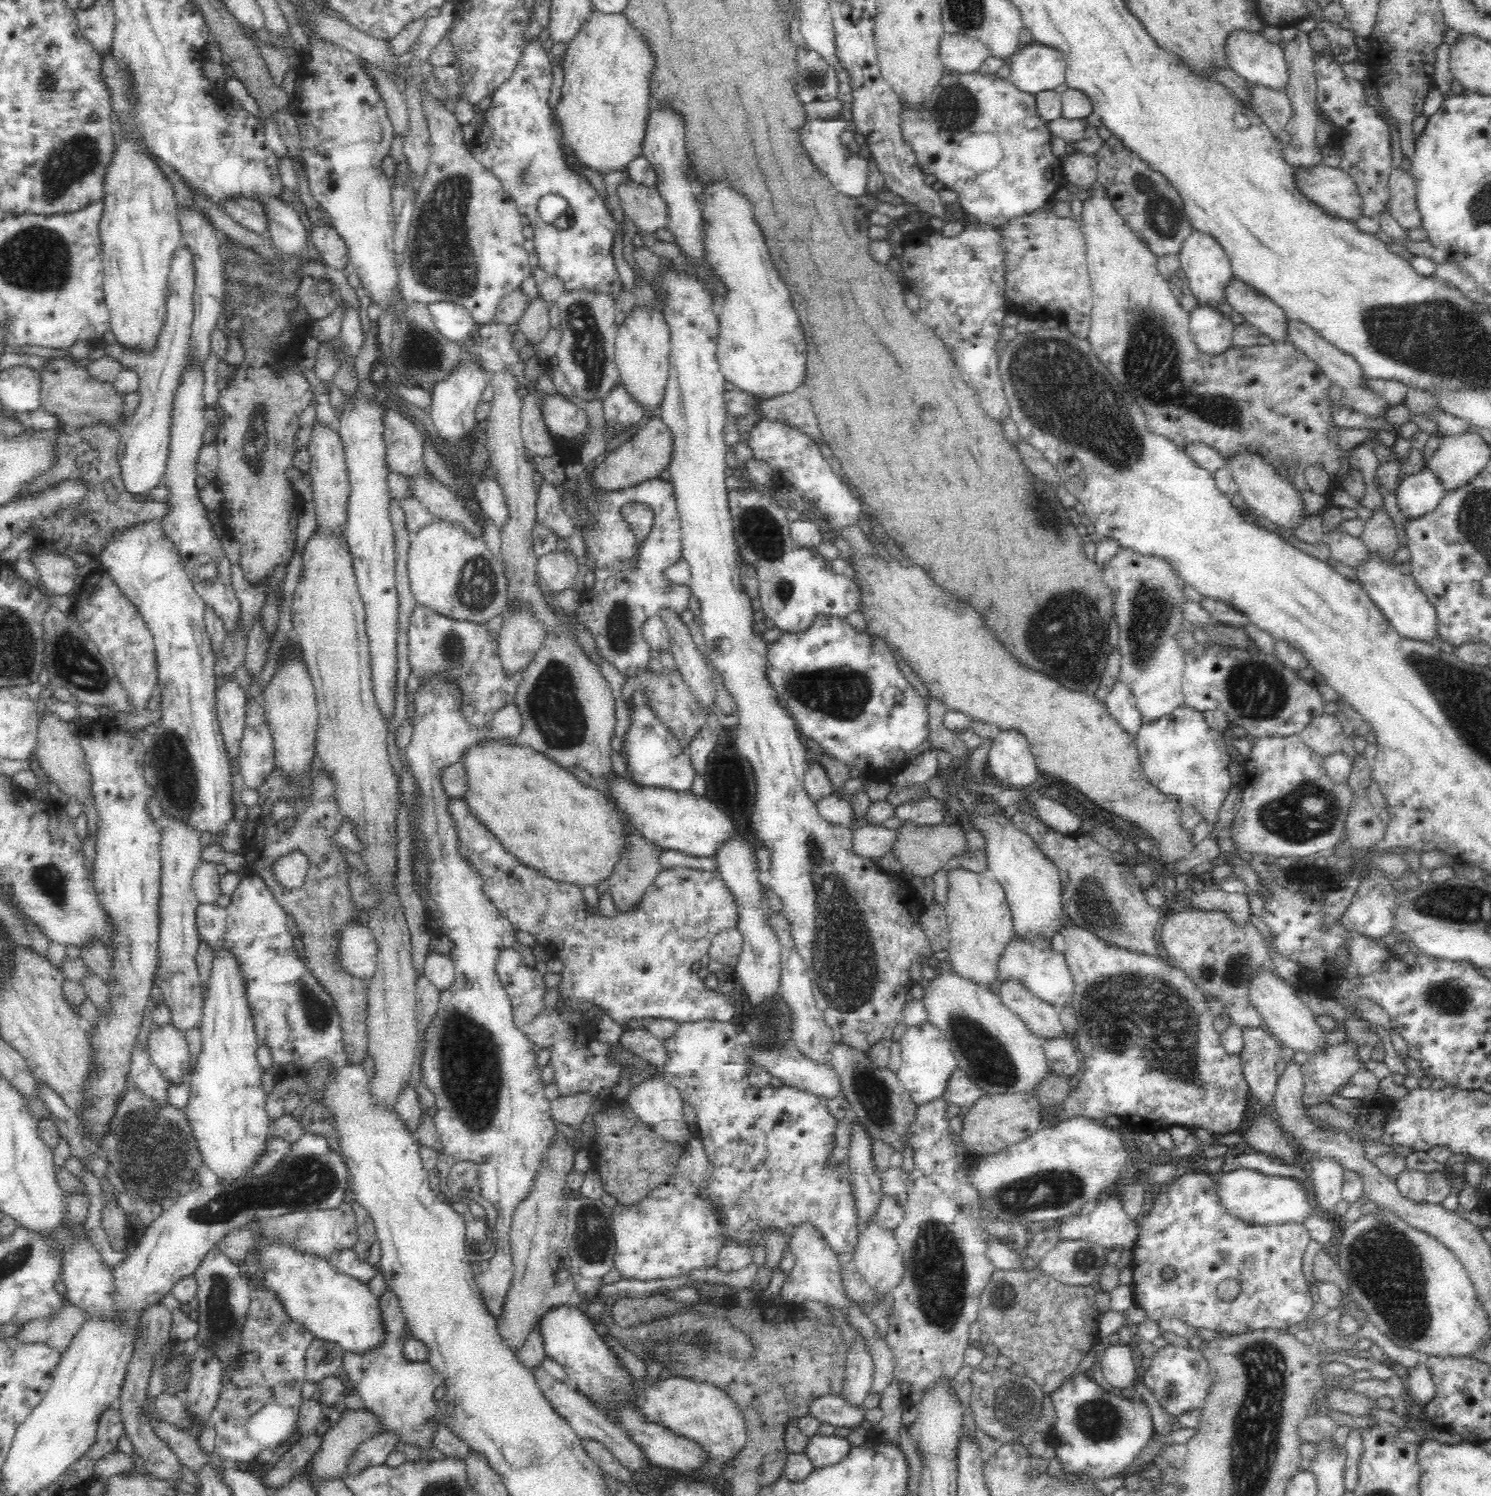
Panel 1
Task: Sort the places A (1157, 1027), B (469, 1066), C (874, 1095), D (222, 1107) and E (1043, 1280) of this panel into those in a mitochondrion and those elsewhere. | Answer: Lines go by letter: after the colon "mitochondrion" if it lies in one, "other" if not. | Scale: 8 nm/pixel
A: mitochondrion
B: mitochondrion
C: mitochondrion
D: other
E: other

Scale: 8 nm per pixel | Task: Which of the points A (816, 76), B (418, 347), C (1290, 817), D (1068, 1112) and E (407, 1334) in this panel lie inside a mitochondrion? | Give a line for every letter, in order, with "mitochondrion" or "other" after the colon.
A: mitochondrion
B: mitochondrion
C: mitochondrion
D: other
E: other

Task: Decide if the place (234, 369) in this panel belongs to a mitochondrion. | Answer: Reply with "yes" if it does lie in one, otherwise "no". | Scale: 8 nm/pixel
no

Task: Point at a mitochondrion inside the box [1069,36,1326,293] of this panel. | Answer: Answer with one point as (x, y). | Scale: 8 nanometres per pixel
(1162, 216)

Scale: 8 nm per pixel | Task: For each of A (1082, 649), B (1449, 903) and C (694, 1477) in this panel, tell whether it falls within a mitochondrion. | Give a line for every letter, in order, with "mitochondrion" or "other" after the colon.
A: mitochondrion
B: mitochondrion
C: other

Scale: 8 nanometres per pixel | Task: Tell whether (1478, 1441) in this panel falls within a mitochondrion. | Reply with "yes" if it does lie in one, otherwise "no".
no

